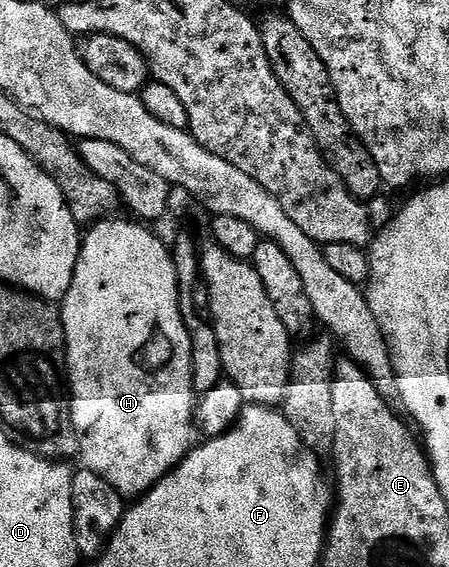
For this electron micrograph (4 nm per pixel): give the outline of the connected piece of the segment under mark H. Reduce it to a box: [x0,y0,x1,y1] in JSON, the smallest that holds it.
[60,219,195,499]

